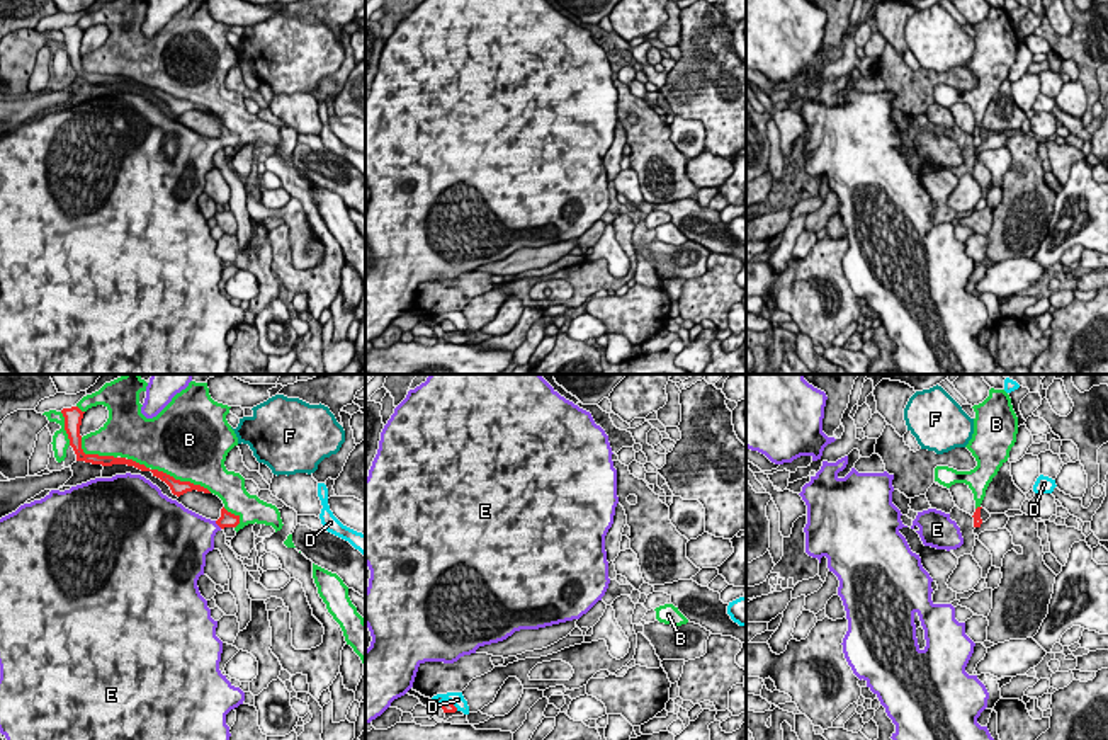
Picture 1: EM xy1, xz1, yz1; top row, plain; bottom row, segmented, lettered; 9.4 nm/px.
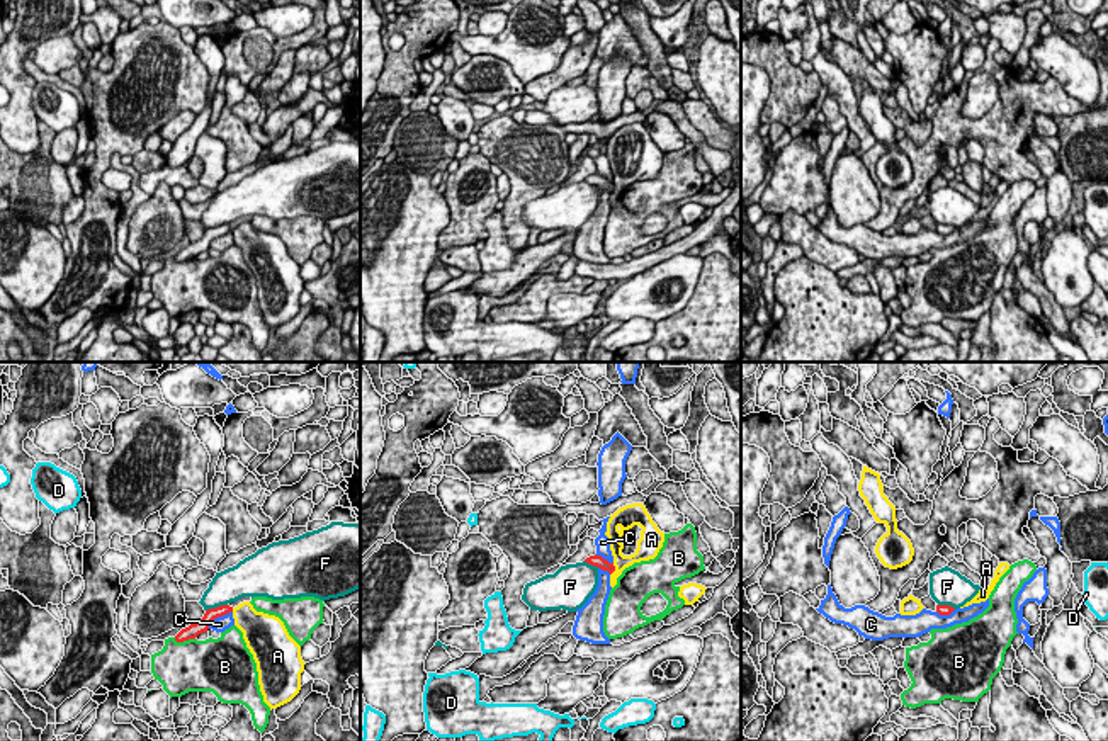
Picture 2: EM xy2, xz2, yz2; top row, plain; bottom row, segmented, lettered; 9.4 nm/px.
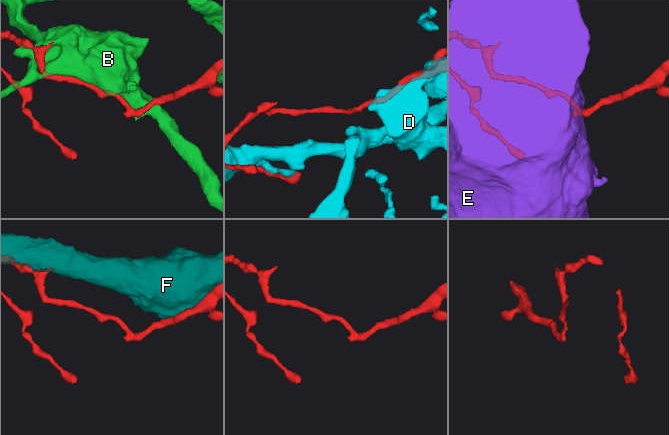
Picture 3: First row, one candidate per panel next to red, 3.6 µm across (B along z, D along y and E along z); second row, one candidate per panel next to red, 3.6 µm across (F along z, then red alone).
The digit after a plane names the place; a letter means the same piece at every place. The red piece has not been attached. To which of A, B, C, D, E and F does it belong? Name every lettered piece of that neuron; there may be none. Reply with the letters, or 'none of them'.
E

